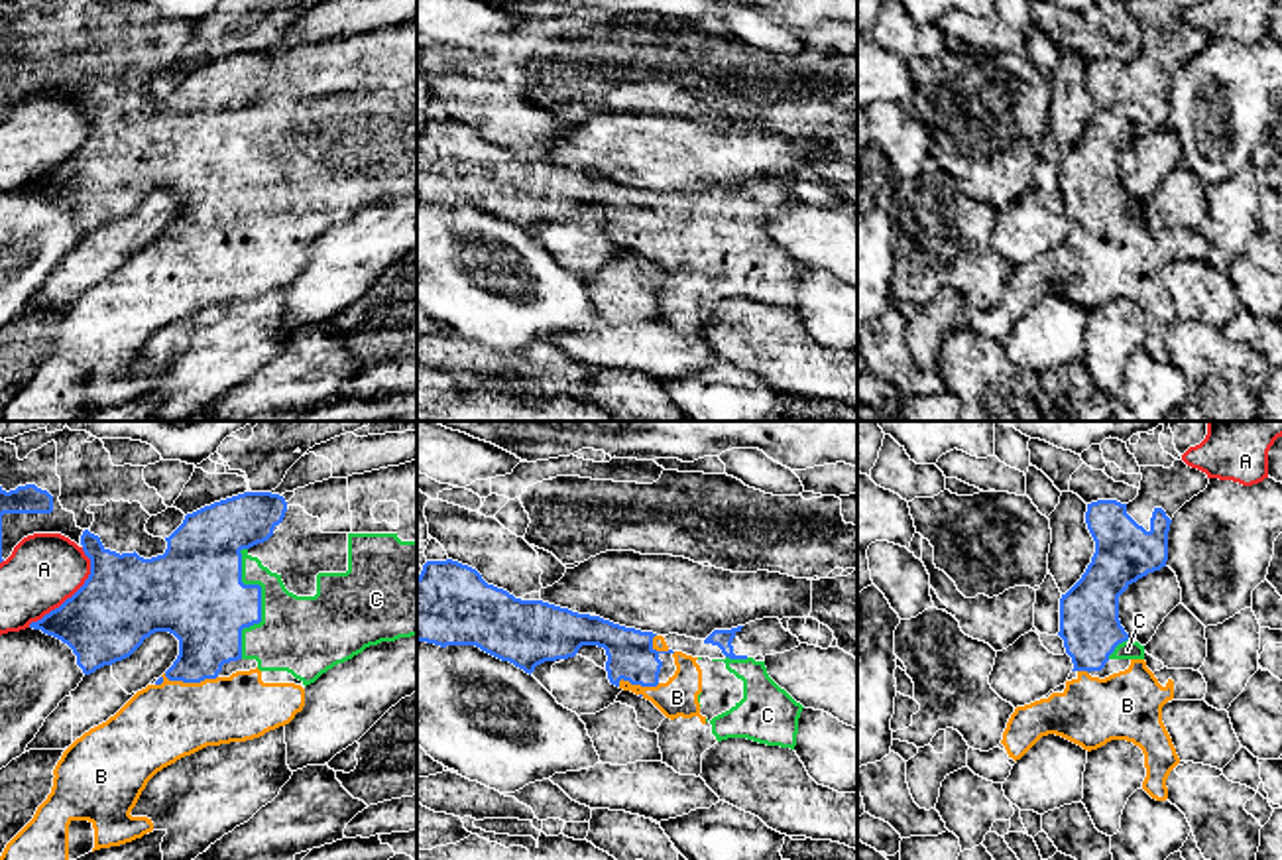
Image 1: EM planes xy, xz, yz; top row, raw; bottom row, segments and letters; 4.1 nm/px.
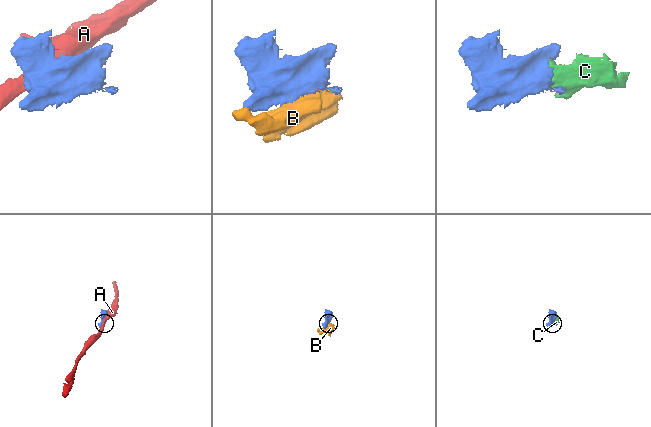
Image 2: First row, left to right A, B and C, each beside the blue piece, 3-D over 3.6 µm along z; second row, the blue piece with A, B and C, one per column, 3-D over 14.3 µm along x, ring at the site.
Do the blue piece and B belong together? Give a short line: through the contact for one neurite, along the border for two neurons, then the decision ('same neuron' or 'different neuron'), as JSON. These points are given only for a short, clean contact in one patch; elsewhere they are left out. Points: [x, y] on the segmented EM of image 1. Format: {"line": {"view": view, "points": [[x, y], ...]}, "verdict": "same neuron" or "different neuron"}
{"verdict": "same neuron"}

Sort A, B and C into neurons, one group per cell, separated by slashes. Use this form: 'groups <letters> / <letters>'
groups A / B C

